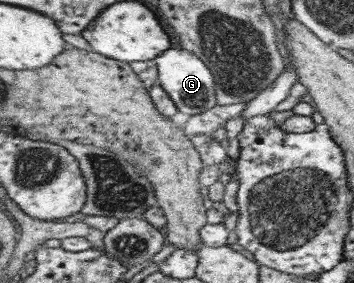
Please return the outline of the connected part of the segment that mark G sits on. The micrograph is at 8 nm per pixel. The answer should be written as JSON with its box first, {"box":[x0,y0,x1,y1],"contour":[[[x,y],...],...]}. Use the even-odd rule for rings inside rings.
{"box":[155,48,218,116],"contour":[[[171,48],[157,57],[155,64],[158,69],[157,82],[163,85],[163,88],[169,93],[181,113],[197,116],[218,106],[214,74],[198,55],[189,50]]]}

